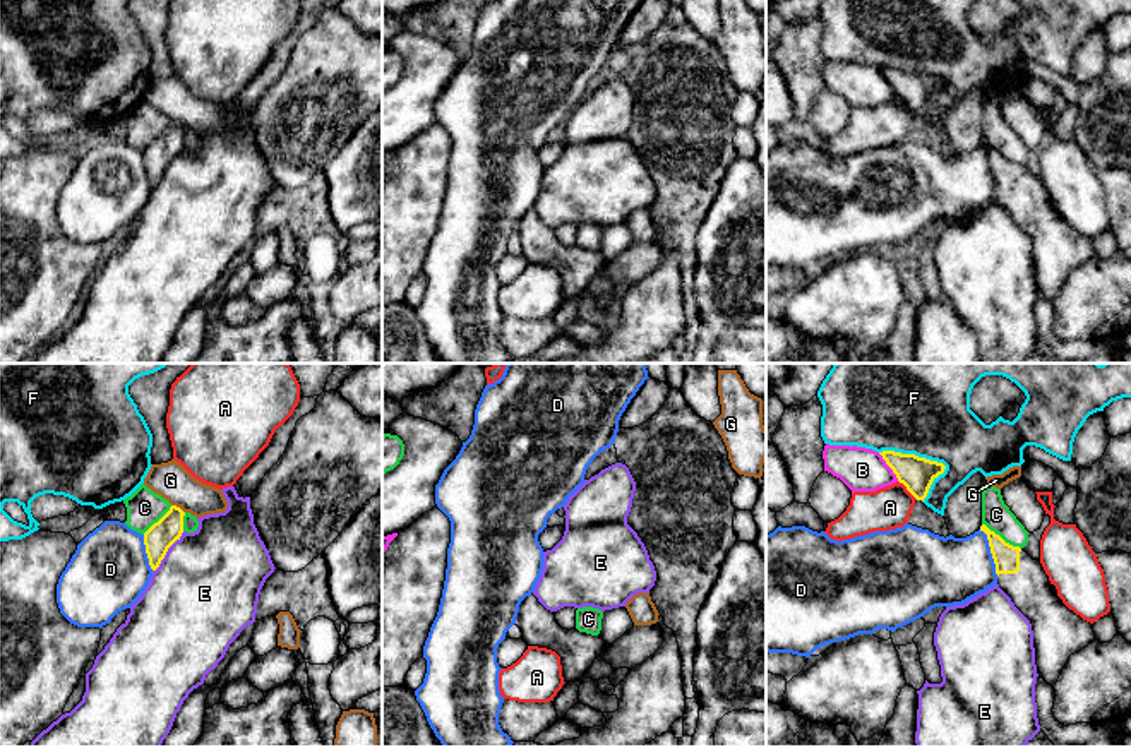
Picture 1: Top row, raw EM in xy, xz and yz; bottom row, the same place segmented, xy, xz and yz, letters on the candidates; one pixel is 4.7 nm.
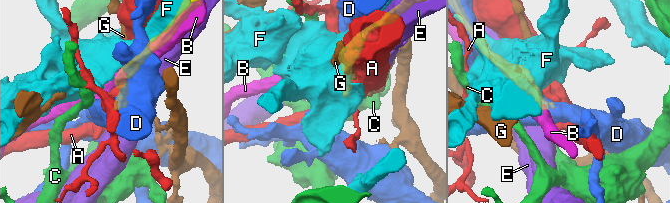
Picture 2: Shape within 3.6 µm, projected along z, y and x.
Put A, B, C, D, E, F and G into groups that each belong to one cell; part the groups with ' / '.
A / B / C / D / E / F / G

